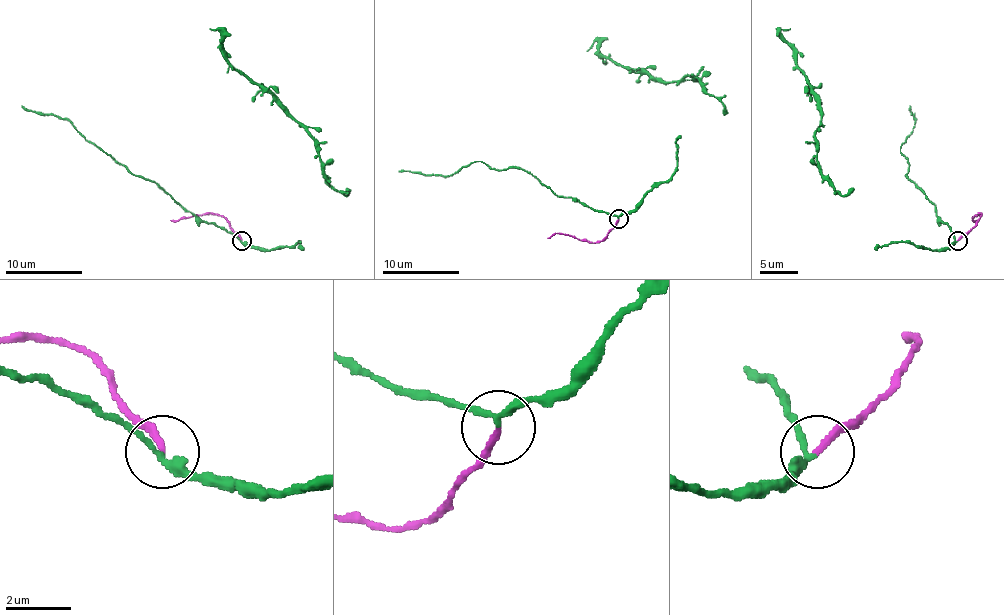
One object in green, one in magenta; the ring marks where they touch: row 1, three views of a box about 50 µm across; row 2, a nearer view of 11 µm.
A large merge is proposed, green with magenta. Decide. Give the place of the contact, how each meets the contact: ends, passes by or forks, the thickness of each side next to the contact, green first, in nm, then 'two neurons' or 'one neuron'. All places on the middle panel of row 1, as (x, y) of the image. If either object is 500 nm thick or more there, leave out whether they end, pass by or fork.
(618, 219) | green passes by | magenta ends | 170/200 nm | two neurons

